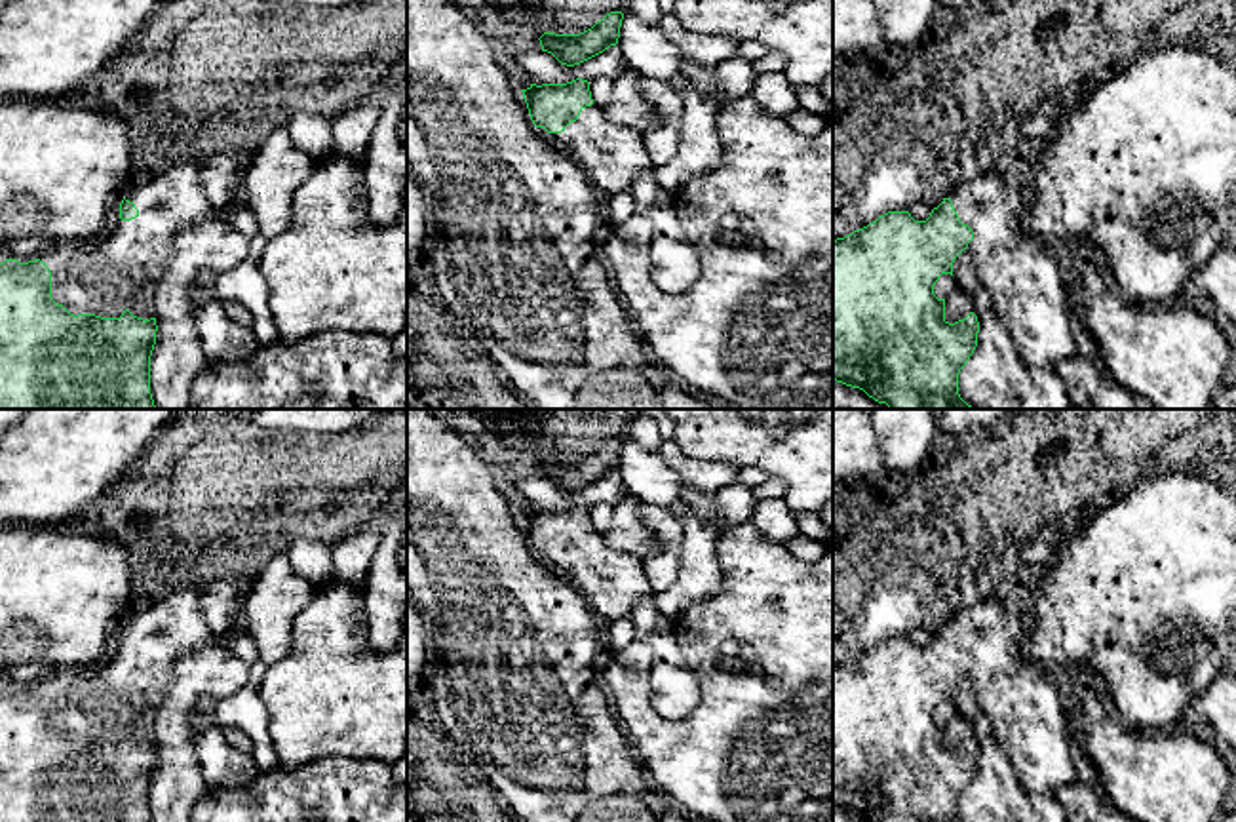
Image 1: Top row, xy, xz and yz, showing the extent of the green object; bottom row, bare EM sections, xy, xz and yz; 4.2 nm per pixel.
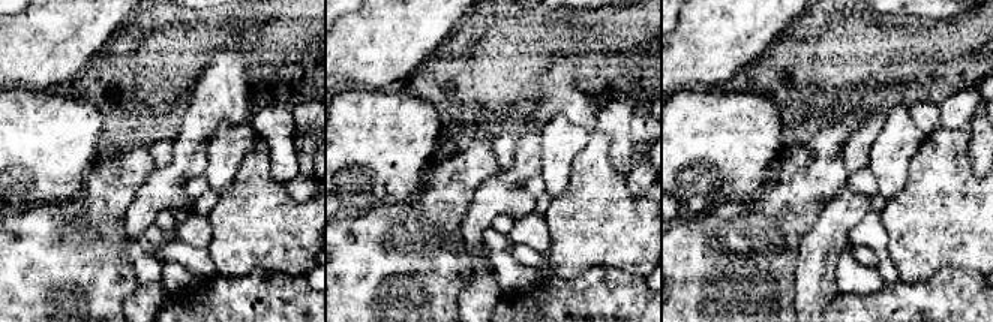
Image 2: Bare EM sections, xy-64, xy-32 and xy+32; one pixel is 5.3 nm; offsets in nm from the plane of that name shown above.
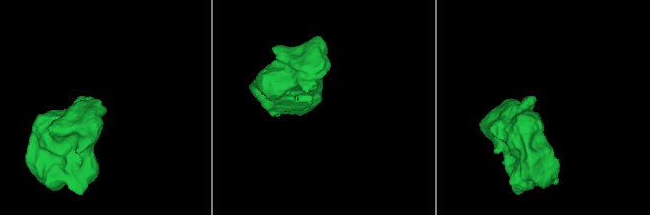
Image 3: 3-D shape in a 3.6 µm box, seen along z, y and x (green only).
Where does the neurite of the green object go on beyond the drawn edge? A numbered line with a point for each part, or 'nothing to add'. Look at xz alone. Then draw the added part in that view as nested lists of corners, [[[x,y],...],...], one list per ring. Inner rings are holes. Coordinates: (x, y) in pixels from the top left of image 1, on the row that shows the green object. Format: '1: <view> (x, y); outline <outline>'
1: xz (613, 156); outline [[[595,103],[582,108],[578,120],[570,122],[561,133],[536,129],[569,154],[595,188],[608,196],[629,192],[645,173],[654,171],[643,133],[612,124],[603,107]]]

